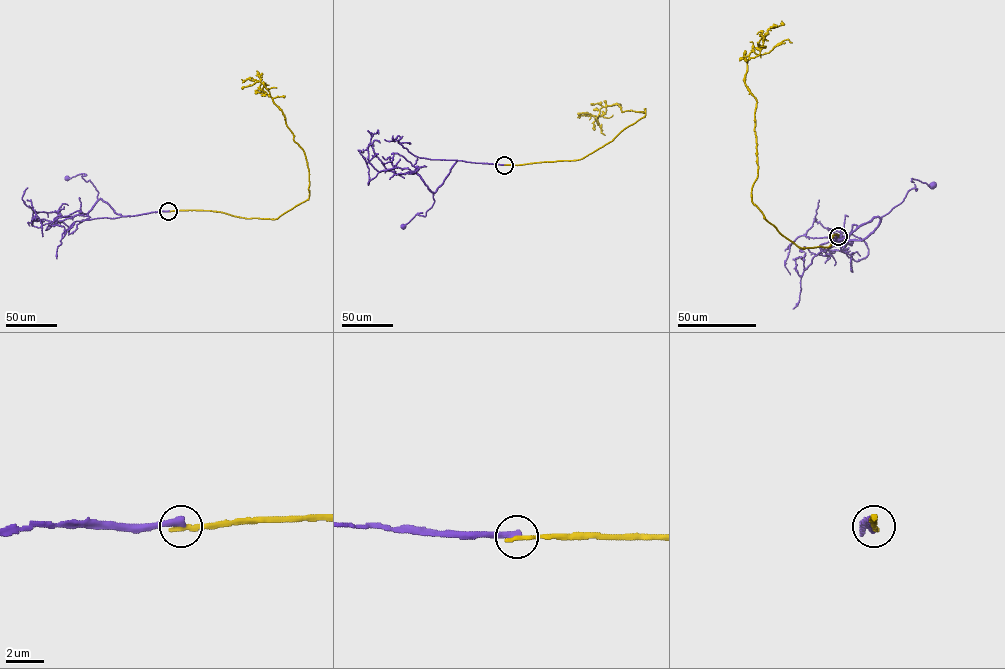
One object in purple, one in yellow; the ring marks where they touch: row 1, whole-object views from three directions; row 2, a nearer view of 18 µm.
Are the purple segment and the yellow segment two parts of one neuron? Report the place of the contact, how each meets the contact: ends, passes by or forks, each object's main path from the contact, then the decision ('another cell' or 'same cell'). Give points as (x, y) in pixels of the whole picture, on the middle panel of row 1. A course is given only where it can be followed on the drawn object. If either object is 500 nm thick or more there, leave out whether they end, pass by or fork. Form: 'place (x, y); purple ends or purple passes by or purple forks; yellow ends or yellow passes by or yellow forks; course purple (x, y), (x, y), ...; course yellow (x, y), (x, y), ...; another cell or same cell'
place (504, 165); purple ends; yellow ends; course purple (504, 165), (457, 160), (433, 194), (434, 203), (426, 215), (417, 213), (402, 227); course yellow (504, 165), (583, 158), (645, 116), (645, 108), (644, 112), (622, 112), (613, 104), (601, 116), (577, 117); another cell

